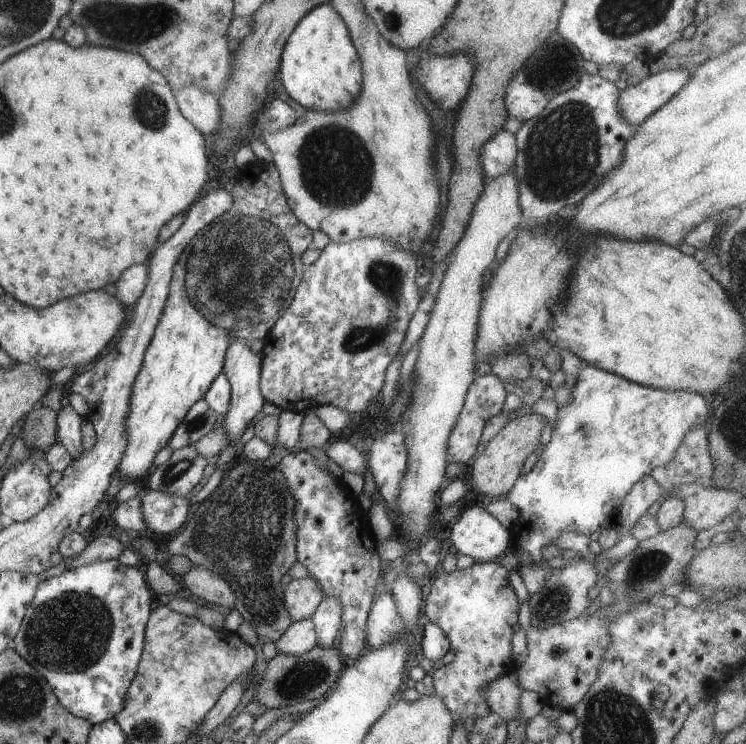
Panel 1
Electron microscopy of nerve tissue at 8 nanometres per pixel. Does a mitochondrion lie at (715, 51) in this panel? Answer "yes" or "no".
no

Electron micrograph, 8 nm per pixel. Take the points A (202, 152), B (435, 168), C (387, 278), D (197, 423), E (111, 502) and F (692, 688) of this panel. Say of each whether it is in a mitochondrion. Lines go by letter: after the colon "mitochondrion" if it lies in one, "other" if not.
A: other
B: other
C: mitochondrion
D: mitochondrion
E: other
F: other

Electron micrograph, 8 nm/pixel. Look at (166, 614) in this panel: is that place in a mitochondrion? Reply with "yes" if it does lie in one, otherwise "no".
no

